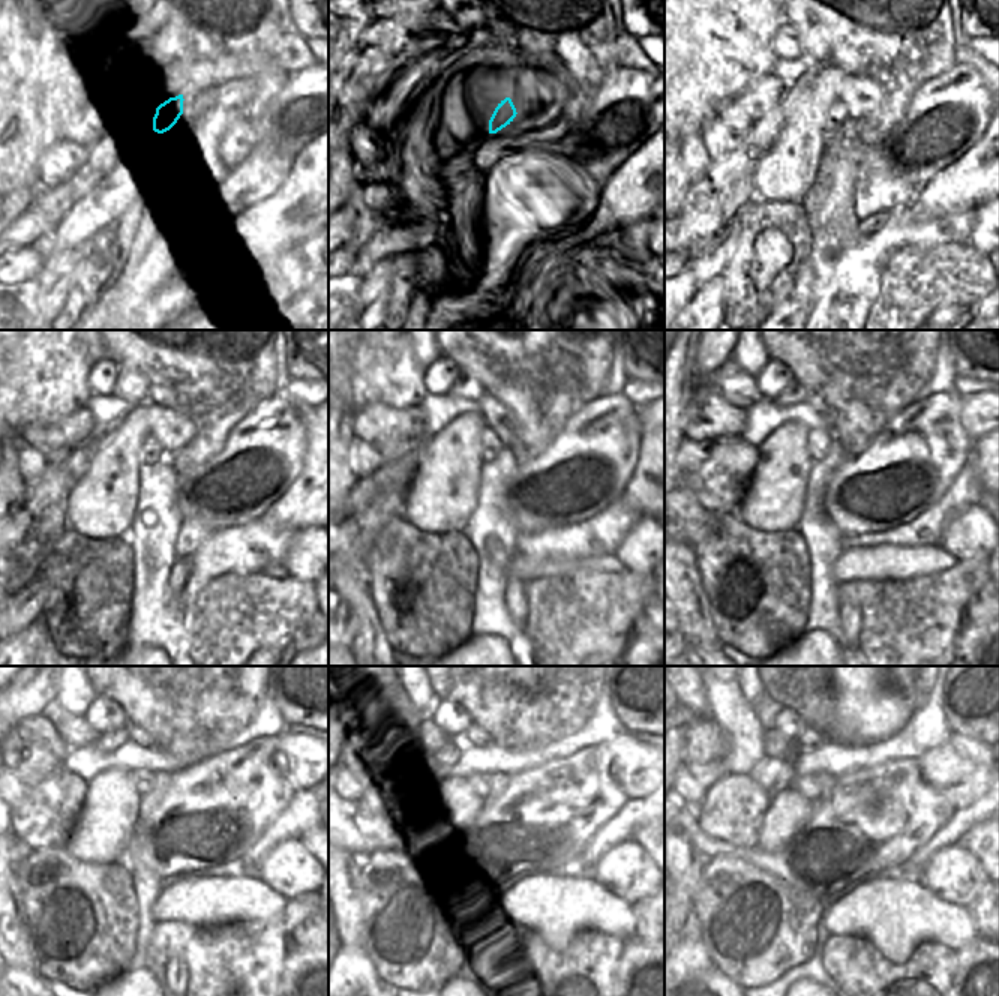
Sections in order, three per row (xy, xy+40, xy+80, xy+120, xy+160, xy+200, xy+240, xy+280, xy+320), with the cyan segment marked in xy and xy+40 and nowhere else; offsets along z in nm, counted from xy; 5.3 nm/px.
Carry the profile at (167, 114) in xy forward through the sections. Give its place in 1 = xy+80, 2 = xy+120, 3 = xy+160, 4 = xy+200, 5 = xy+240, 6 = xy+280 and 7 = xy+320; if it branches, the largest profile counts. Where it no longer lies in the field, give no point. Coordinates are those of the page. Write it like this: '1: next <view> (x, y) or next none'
1: next xy+80 (839, 114)
2: next xy+120 (152, 450)
3: next xy+160 (489, 444)
4: next xy+200 (819, 441)
5: next xy+240 (143, 780)
6: next xy+280 (477, 782)
7: next xy+320 (810, 786)

